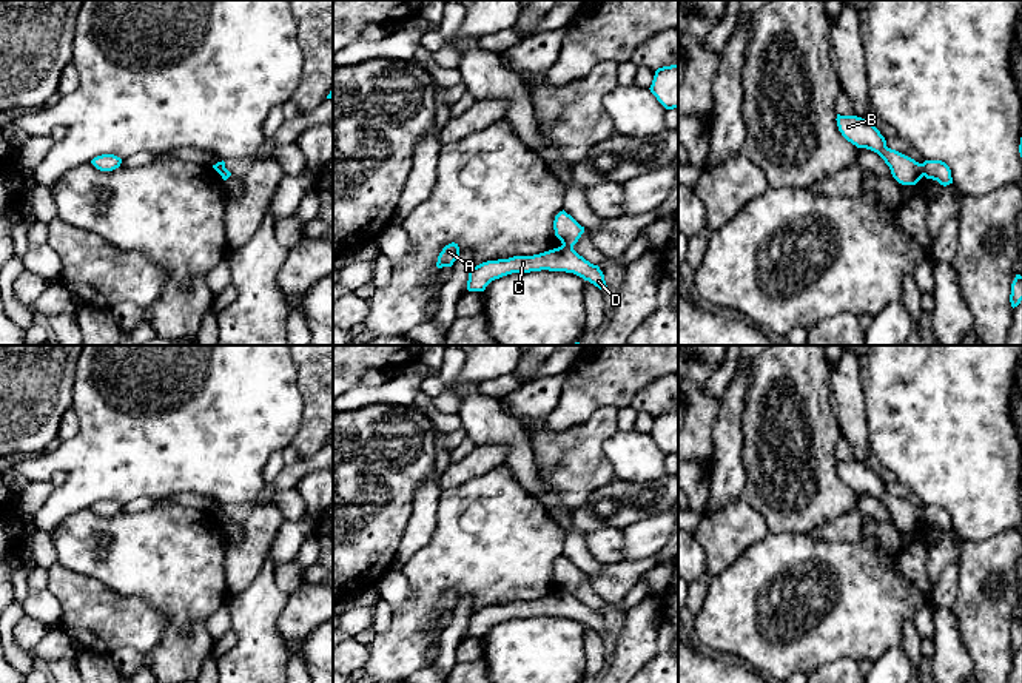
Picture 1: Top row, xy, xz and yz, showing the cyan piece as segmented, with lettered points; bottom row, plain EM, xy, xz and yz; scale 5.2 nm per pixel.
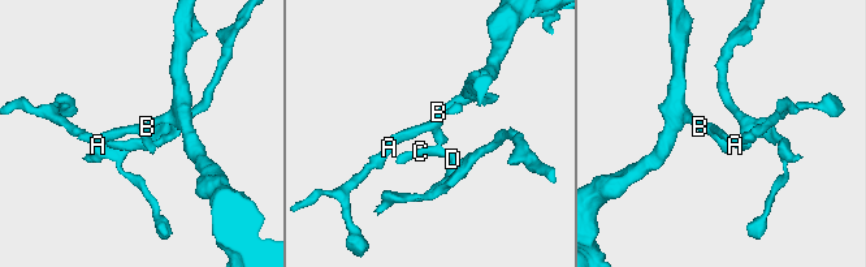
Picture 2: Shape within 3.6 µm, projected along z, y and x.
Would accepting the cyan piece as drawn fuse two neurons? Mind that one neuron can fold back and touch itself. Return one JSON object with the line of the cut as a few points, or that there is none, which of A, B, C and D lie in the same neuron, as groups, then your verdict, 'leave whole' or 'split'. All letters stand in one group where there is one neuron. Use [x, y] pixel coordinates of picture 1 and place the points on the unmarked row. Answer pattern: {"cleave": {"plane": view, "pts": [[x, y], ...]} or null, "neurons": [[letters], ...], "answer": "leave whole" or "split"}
{"cleave": {"plane": "yz", "pts": [[921, 509], [925, 520]]}, "neurons": [["A", "B"], ["C", "D"]], "answer": "split"}

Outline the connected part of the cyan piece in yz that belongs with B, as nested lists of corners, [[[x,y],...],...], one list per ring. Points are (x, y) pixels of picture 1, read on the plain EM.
[[[837,459],[835,466],[842,481],[857,493],[877,498],[889,512],[893,523],[899,529],[916,530],[925,521],[923,510],[888,493],[885,483],[868,464]]]

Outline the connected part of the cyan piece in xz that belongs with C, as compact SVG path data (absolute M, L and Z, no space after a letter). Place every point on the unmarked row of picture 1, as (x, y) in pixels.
M561 590L533 601L513 601L509 604L487 606L472 612L469 617L467 635L484 637L492 626L503 621L541 615L573 618L600 635L607 632L598 611L586 606L573 592Z

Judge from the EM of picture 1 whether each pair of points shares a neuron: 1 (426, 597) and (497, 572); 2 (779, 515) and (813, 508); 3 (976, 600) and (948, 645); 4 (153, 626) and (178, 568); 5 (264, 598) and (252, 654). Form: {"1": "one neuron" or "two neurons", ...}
{"1": "one neuron", "2": "one neuron", "3": "two neurons", "4": "two neurons", "5": "one neuron"}

